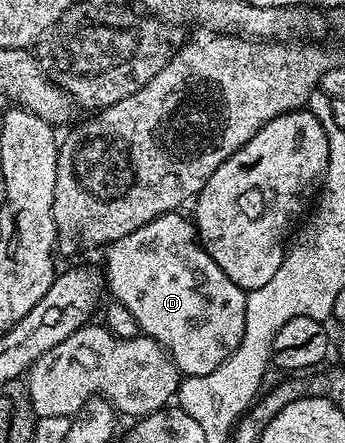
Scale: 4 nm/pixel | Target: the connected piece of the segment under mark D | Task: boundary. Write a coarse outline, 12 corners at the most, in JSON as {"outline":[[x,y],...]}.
{"outline":[[178,211],[109,244],[104,279],[183,376],[216,261]]}

